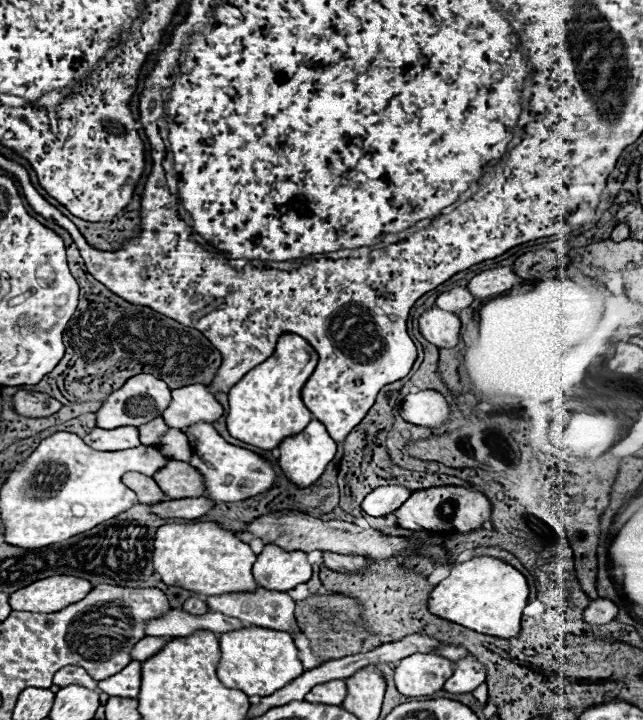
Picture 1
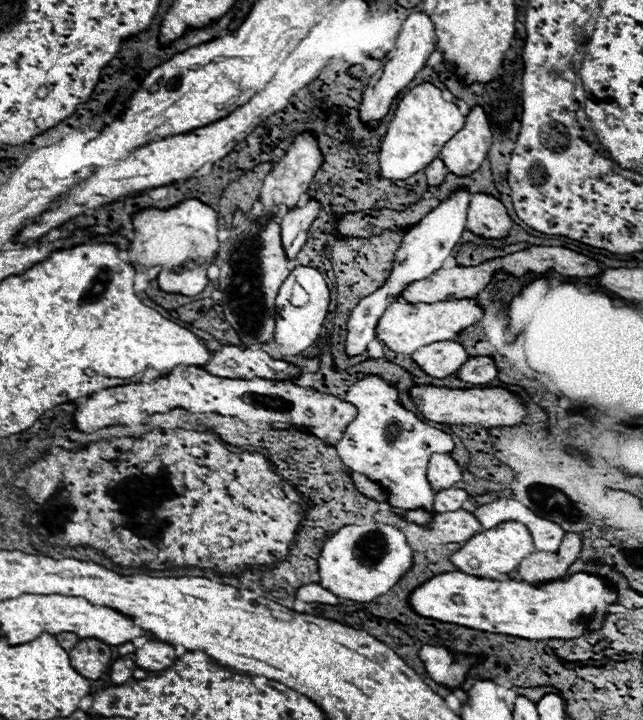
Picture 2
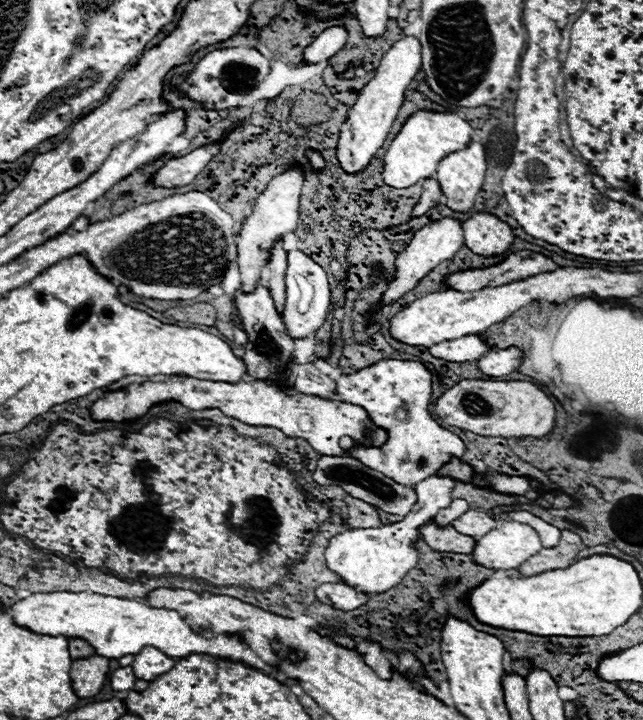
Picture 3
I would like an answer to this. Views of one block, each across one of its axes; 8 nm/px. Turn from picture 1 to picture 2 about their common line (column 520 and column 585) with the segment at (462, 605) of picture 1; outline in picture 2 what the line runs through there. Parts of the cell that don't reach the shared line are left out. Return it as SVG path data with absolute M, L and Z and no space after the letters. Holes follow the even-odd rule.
M464 572L436 574L424 586L420 584L410 594L410 606L418 616L460 624L484 632L500 632L508 636L546 640L546 638L576 638L584 634L580 618L594 616L592 630L604 622L604 608L616 602L616 590L606 588L604 580L590 574L572 574L568 580L558 580L534 588L516 580L484 580Z

